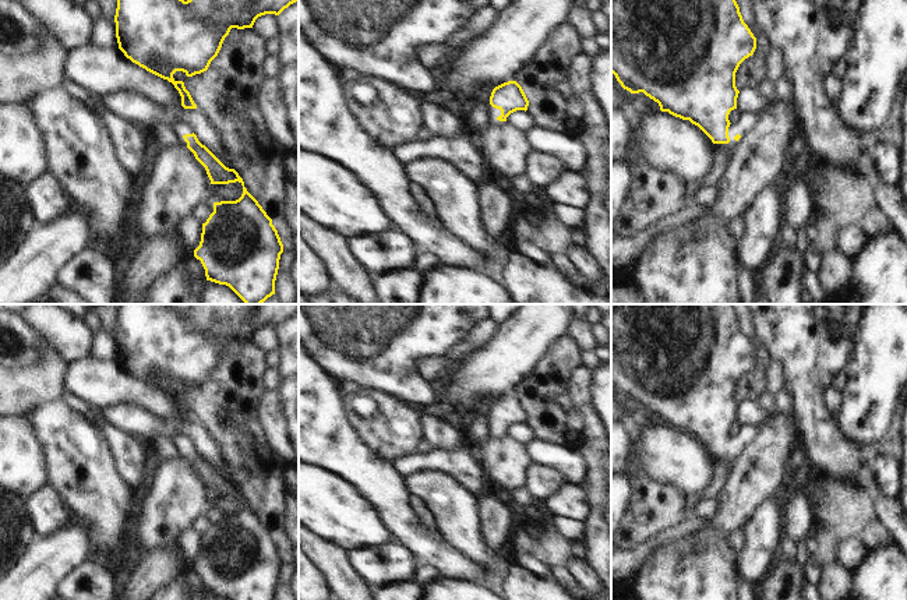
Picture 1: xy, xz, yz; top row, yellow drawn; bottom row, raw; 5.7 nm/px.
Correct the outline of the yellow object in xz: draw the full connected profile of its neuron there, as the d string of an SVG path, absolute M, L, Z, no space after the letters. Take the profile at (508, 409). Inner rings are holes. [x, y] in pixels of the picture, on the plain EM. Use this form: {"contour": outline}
{"contour": "M516 393L504 395L484 409L487 417L487 438L505 438L507 430L516 423L527 423L529 413Z"}

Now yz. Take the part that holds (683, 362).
{"contour": "M611 304L611 385L615 388L621 399L631 406L643 405L646 409L659 416L661 424L689 433L698 438L713 455L714 465L721 460L727 465L728 472L734 460L741 455L742 449L752 444L758 434L759 426L744 424L737 435L728 433L731 423L737 421L737 410L740 403L735 399L735 385L740 377L754 367L756 361L756 350L744 335L740 320L731 304Z"}

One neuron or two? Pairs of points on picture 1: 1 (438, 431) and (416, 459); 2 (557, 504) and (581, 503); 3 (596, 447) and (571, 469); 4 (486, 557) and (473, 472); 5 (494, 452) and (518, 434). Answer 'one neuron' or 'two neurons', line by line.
1: two neurons
2: one neuron
3: two neurons
4: two neurons
5: two neurons

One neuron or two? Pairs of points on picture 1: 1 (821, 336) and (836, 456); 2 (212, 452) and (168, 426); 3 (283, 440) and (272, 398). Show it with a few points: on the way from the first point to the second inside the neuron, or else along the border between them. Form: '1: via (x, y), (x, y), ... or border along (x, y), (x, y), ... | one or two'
1: via (812, 366), (812, 422), (815, 427) | one
2: via (201, 441), (187, 427), (179, 427) | one
3: via (278, 430), (272, 408) | one

